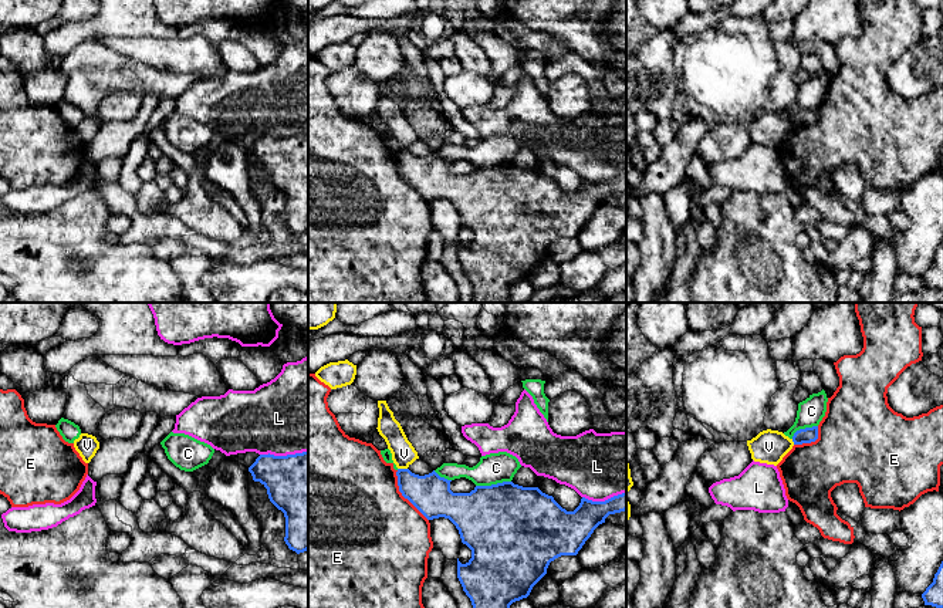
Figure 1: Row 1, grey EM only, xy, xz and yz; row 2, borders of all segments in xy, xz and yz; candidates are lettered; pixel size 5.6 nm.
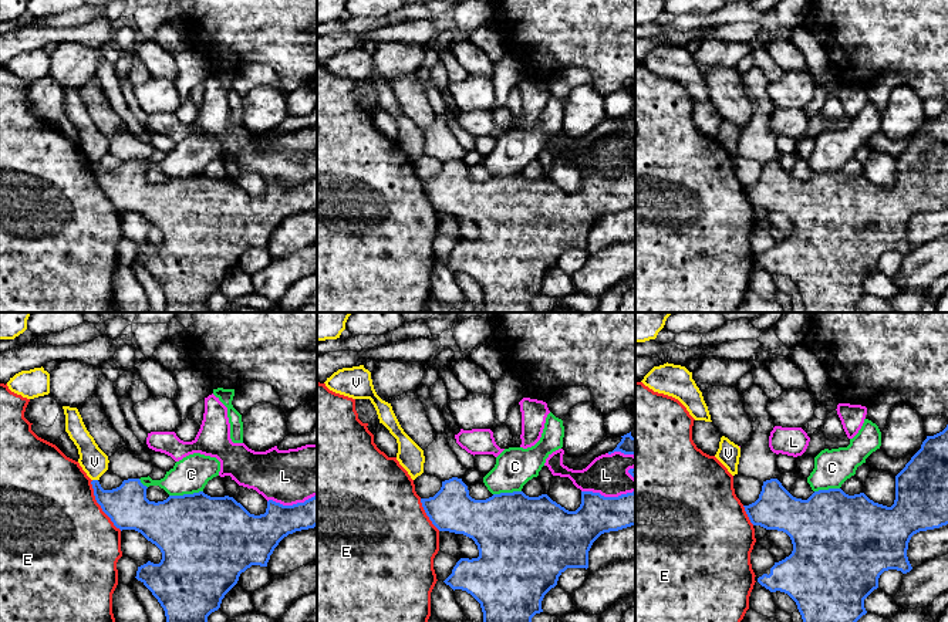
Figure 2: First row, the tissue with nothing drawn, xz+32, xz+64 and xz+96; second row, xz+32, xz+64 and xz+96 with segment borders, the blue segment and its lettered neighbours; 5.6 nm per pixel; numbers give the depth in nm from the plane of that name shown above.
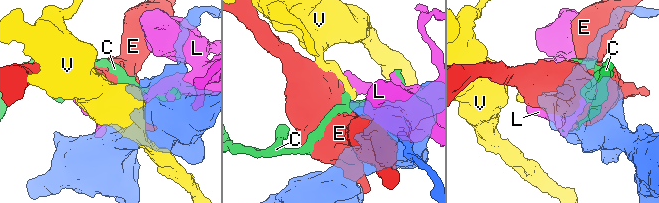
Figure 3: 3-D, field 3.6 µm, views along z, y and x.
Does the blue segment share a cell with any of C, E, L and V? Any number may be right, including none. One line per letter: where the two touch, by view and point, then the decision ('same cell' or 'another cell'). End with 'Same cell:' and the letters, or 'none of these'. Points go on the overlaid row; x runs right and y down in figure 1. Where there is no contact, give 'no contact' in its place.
C: xz (493, 485) | another cell
E: xz (404, 496) | another cell
L: xy (283, 456) | another cell
V: xz (402, 469) | another cell
Same cell: none of these

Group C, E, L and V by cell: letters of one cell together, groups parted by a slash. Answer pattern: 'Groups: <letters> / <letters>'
Groups: C / E / L / V

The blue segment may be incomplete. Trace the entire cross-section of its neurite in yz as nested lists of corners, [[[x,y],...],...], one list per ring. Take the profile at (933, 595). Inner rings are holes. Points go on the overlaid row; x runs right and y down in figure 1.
[[[943,561],[934,574],[933,582],[922,594],[925,605],[943,608]]]

